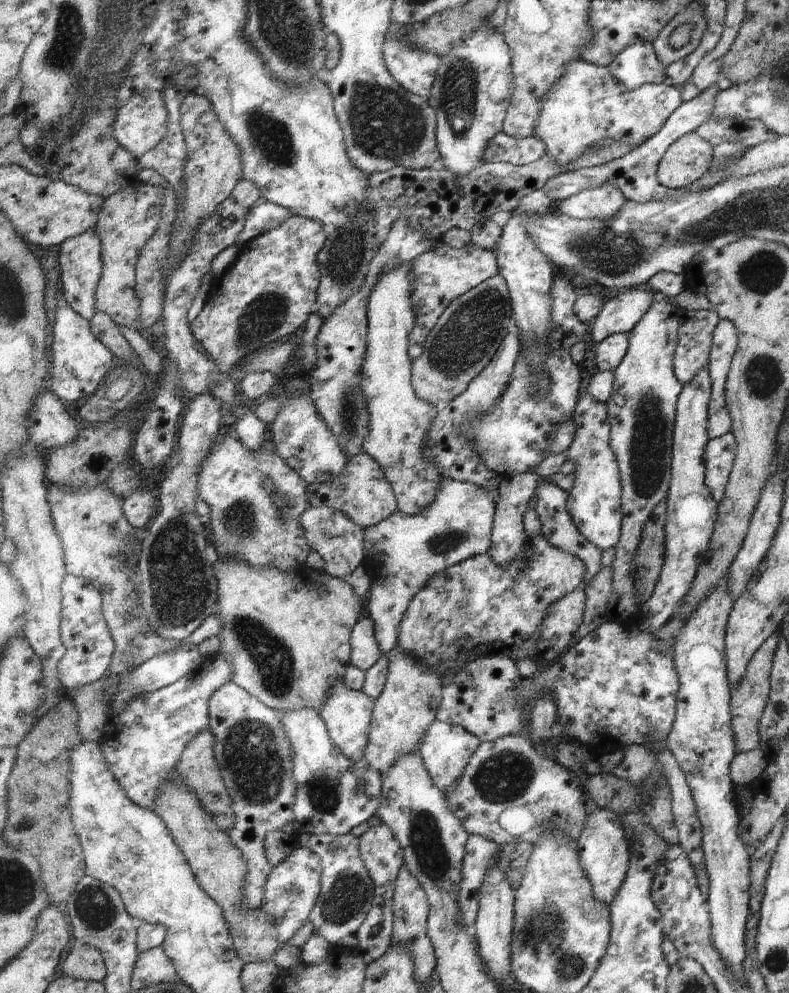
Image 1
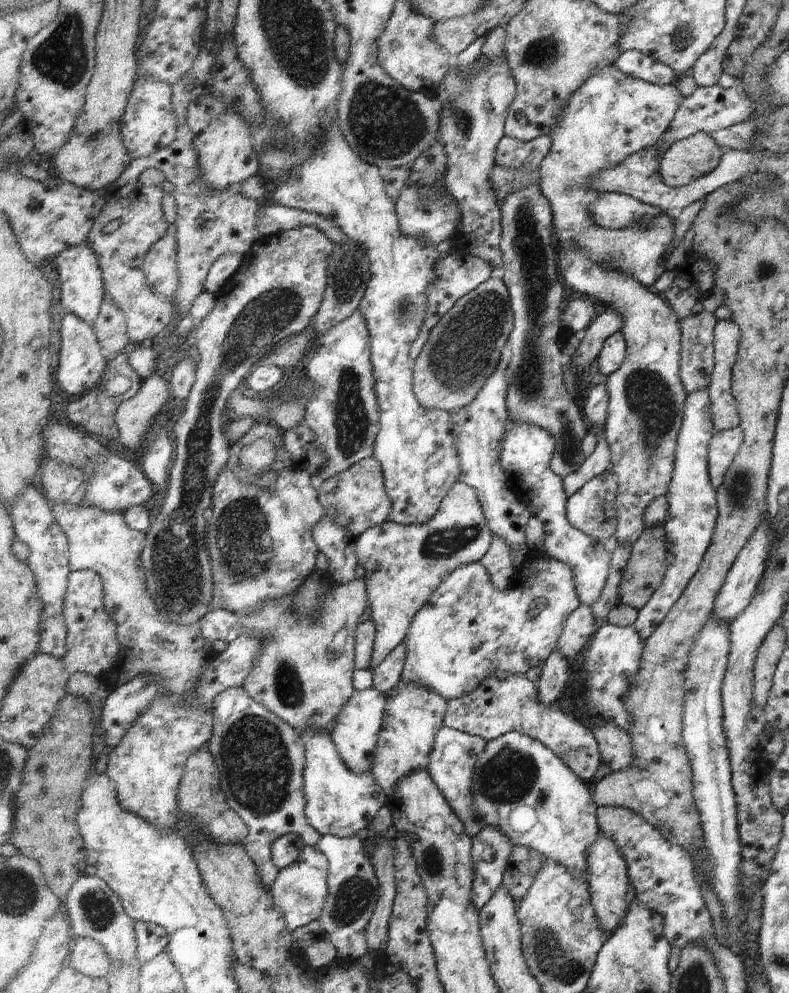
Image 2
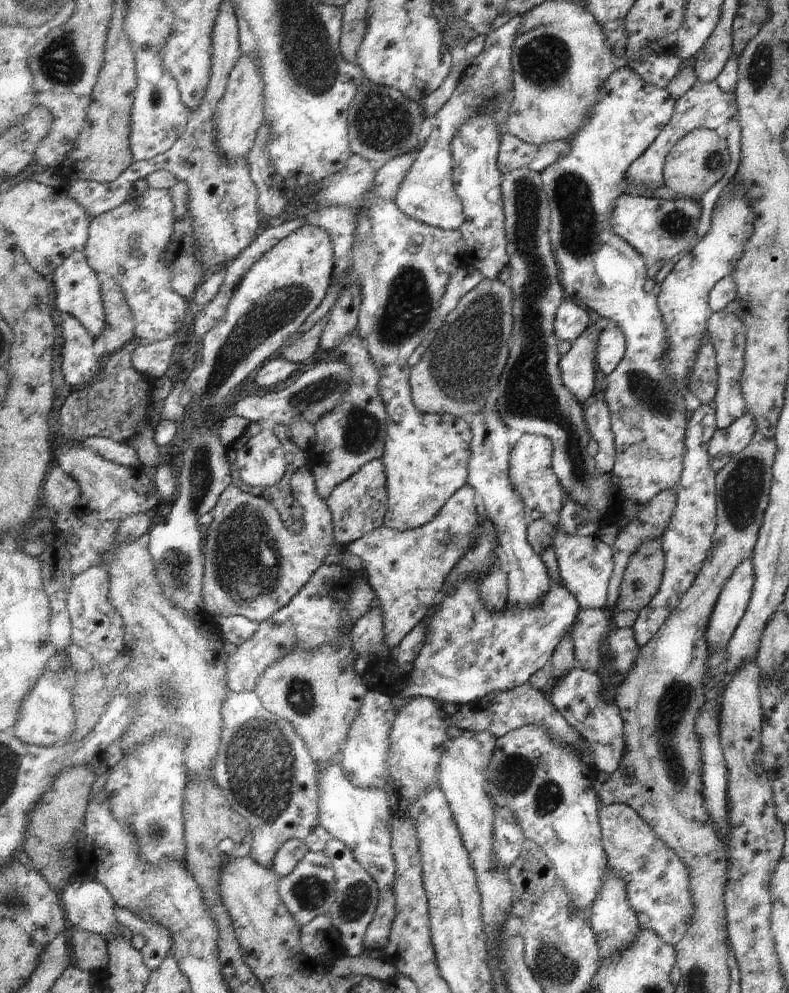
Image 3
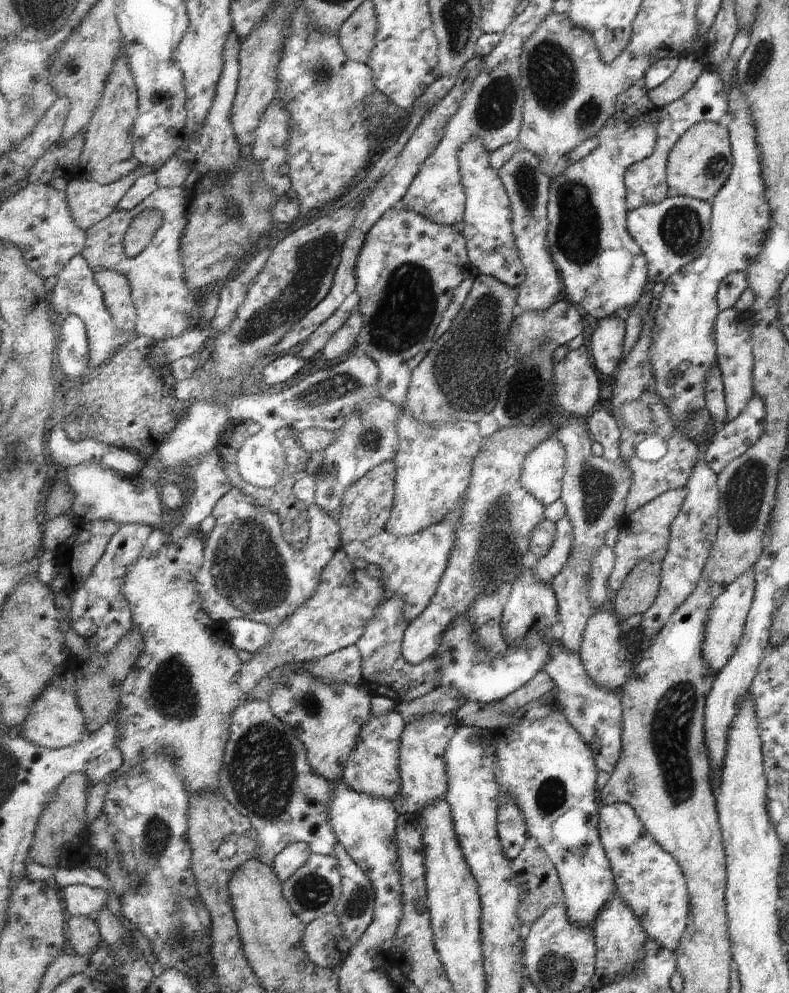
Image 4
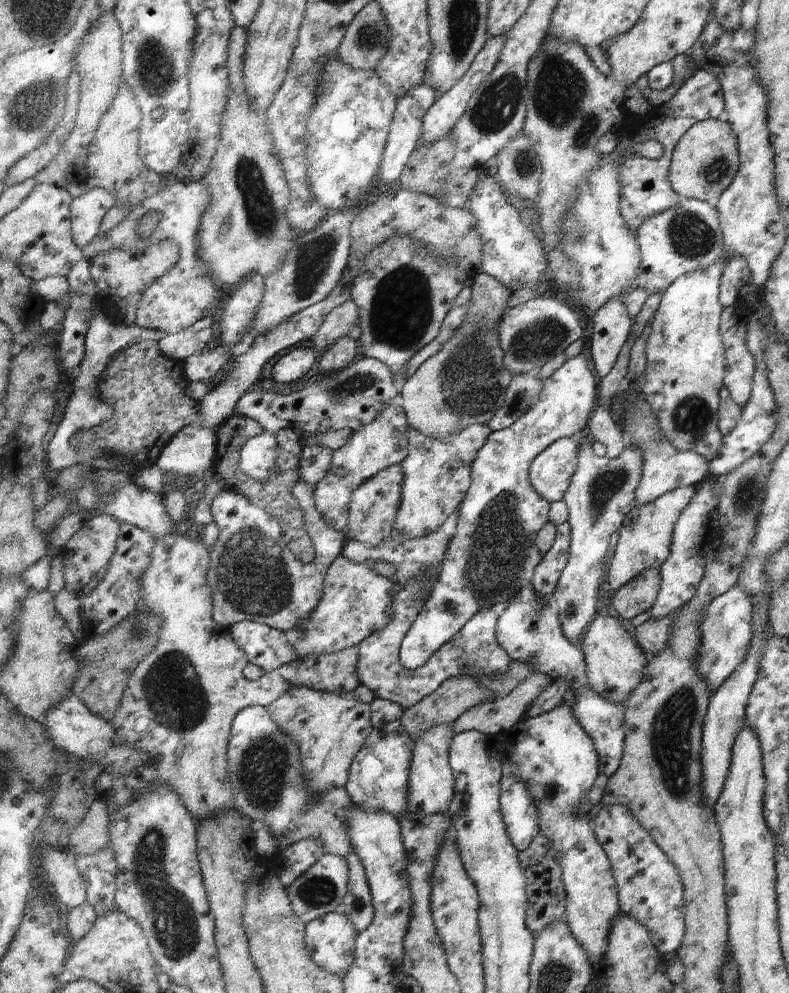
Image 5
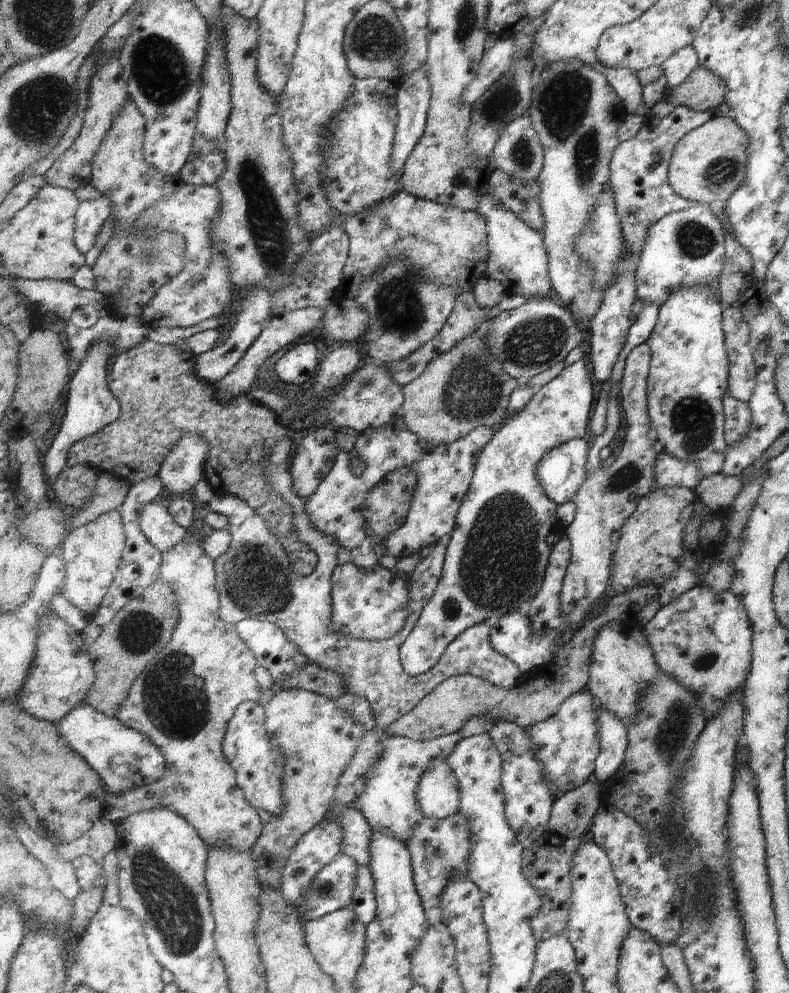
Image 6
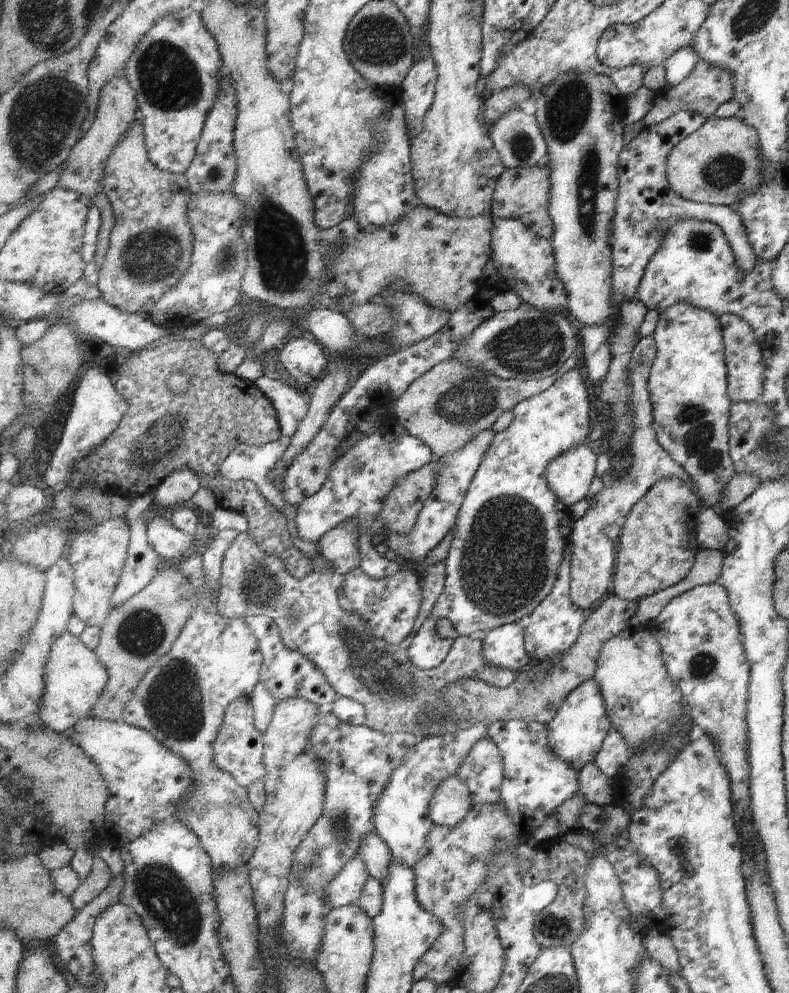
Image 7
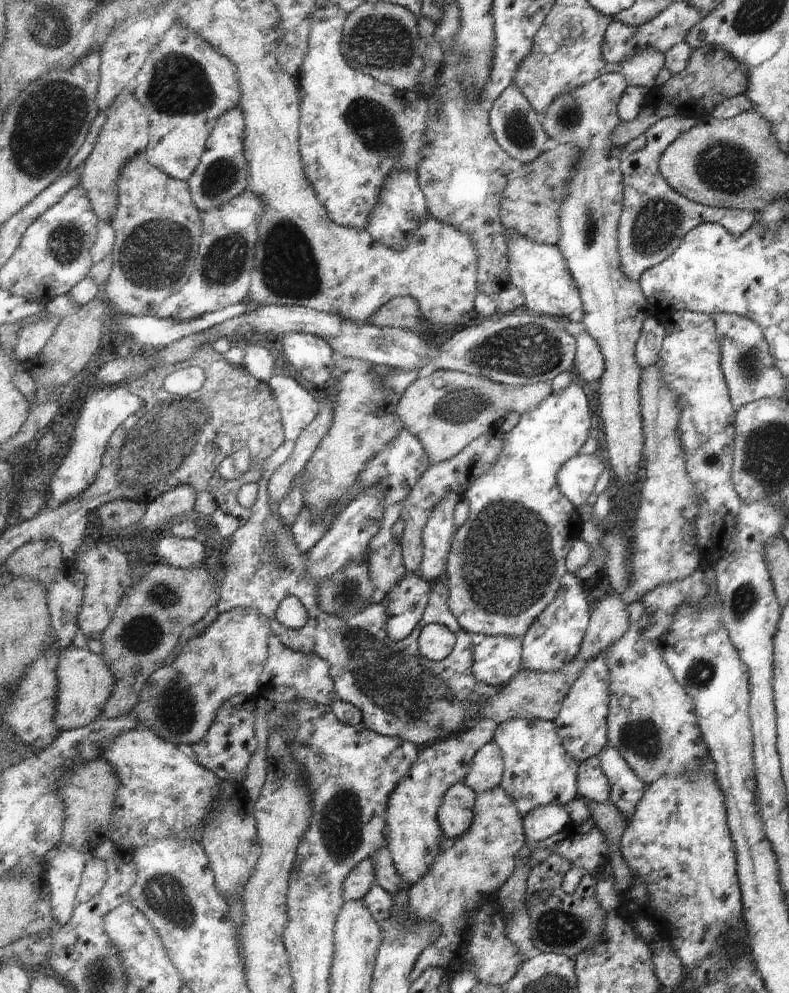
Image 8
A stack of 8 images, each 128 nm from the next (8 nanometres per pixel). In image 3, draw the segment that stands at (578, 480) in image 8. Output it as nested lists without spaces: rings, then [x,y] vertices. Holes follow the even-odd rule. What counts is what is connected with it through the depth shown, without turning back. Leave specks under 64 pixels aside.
[[[525,431],[517,436],[512,447],[510,460],[510,477],[513,487],[522,496],[524,506],[531,514],[541,512],[547,518],[557,516],[564,507],[567,498],[565,489],[562,487],[560,477],[556,475],[554,466],[555,446],[550,437],[541,434],[532,434]]]

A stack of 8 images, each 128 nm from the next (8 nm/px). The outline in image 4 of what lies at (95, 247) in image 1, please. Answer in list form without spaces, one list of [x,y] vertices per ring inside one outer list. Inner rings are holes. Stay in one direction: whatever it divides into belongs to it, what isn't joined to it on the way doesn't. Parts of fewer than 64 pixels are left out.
[[[81,255],[75,256],[72,262],[64,268],[64,271],[58,275],[58,285],[51,292],[49,299],[49,311],[53,316],[60,315],[79,315],[86,324],[87,342],[89,342],[89,372],[93,375],[101,366],[105,365],[107,360],[113,358],[113,354],[124,347],[126,344],[132,343],[140,336],[135,328],[132,332],[126,331],[115,322],[112,313],[105,306],[104,292],[96,281],[96,272],[92,265]]]

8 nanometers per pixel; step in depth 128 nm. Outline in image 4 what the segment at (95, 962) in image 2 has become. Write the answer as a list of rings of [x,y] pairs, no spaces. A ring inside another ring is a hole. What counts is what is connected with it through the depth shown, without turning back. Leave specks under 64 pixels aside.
[[[71,916],[68,923],[69,944],[80,955],[90,955],[103,940],[99,925],[92,917]]]

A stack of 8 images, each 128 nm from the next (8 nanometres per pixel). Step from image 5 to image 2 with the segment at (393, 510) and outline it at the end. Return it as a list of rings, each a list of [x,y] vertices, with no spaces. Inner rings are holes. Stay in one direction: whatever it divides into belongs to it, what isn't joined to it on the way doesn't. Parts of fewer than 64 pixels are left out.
[[[373,456],[363,459],[348,471],[336,474],[321,484],[321,502],[328,512],[328,518],[360,537],[370,528],[388,520],[391,514],[391,498],[385,488],[381,463]]]

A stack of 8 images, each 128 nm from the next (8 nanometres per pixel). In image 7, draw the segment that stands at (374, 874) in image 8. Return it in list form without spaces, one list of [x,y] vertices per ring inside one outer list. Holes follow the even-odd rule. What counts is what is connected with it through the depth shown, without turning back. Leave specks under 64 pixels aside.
[[[358,854],[326,888],[332,908],[357,904],[369,877],[368,866]]]

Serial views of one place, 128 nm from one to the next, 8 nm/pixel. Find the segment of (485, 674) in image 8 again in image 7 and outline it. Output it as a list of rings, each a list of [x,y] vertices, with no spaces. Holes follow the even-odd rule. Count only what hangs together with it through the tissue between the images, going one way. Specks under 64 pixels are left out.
[[[530,615],[519,622],[505,624],[492,630],[483,640],[485,662],[491,667],[515,671],[517,674],[533,664],[526,652],[525,628],[530,623]]]

